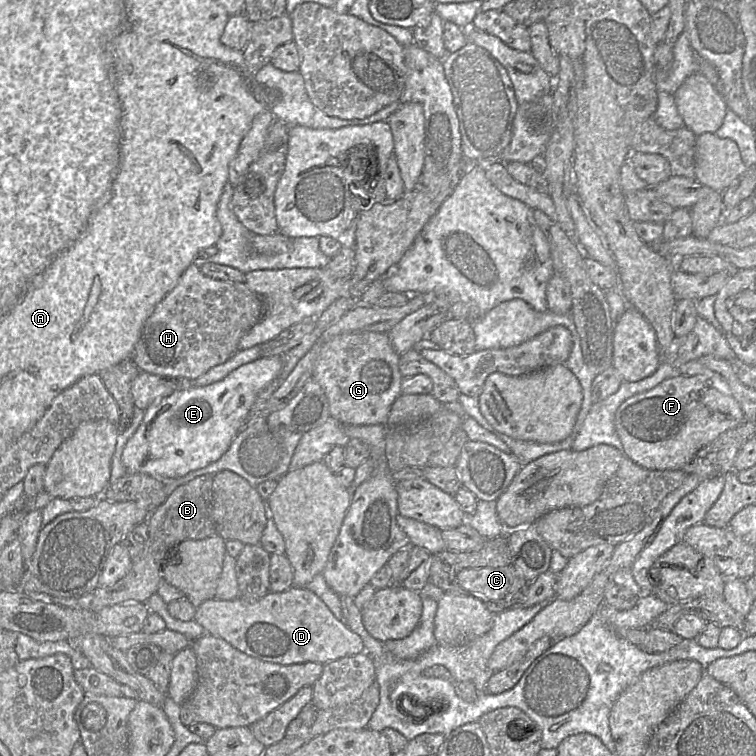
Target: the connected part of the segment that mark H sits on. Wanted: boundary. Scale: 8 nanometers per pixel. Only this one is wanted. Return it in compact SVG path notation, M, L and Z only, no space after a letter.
M193 263L182 274L176 287L164 297L146 320L134 347L132 360L140 371L194 380L239 351L240 339L262 318L264 311L265 304L261 297L245 283L213 279L204 275Z

